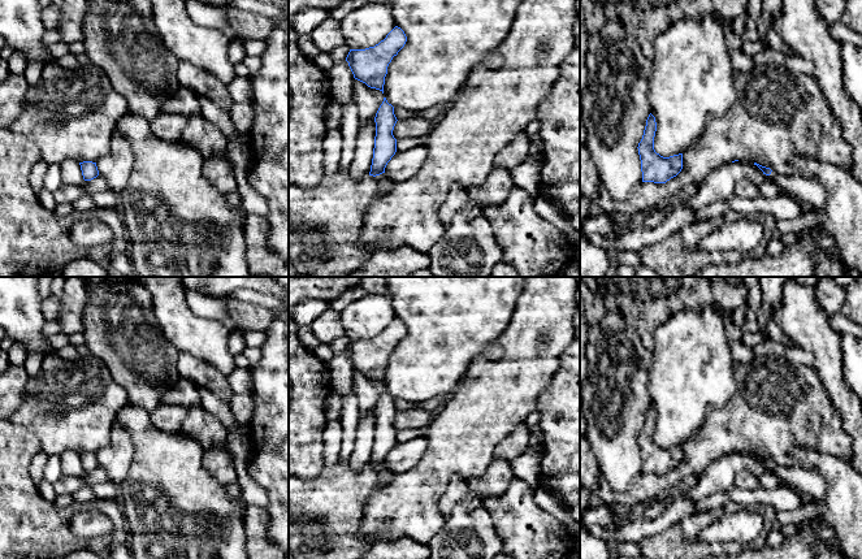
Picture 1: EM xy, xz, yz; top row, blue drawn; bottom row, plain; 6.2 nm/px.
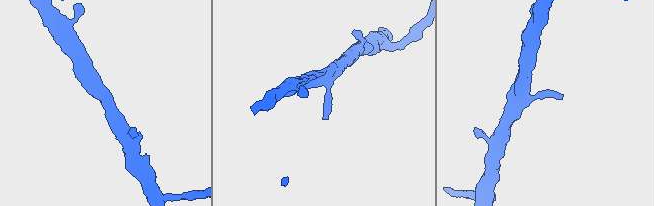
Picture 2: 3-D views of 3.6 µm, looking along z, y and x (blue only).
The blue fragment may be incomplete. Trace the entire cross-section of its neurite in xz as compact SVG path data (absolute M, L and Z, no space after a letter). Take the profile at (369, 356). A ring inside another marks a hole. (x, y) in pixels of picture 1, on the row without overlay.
M395 317L386 329L374 338L350 341L346 352L354 369L384 385L387 358L393 348L404 338L406 333L407 328L404 322Z

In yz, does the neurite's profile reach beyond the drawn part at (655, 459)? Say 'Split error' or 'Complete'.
Complete

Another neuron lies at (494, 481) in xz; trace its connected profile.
M494 459L485 473L469 480L468 485L484 503L488 498L502 495L514 477L511 463Z

